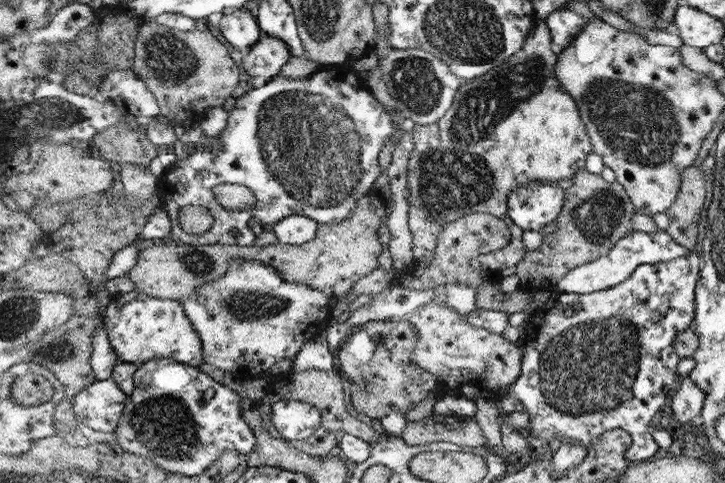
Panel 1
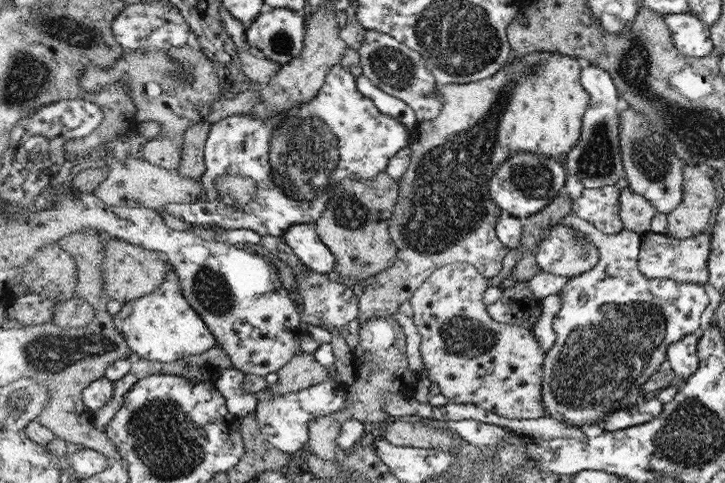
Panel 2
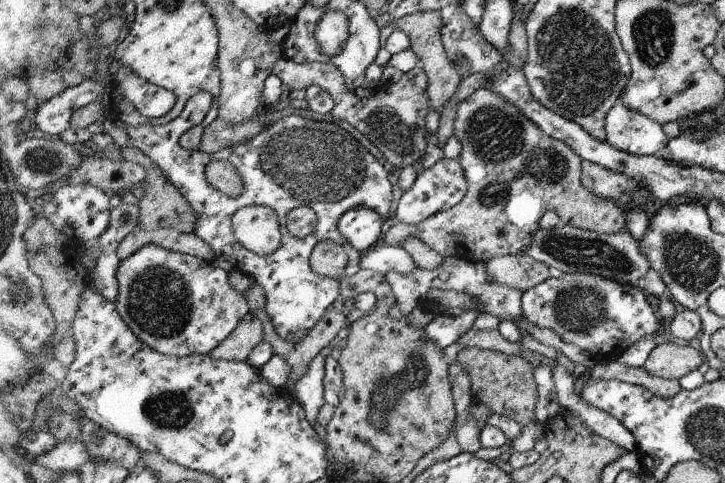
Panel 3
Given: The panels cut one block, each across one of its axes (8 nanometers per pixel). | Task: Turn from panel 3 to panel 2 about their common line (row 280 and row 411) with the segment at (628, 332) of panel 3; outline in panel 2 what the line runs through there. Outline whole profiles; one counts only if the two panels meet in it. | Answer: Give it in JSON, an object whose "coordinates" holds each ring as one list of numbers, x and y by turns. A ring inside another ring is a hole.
{"coordinates":[[567,216,560,225,567,224,584,233,596,245,598,262,588,272,572,277,558,292,562,307,553,318,556,342,545,353,543,364,543,404,547,416,571,426,600,425,611,412,630,408,642,396,642,384,667,359,667,347,683,340,700,328,700,316,708,308,709,300,704,285,672,279,649,279,638,265,641,235,622,230,618,234,601,233,589,222,577,216]]}

